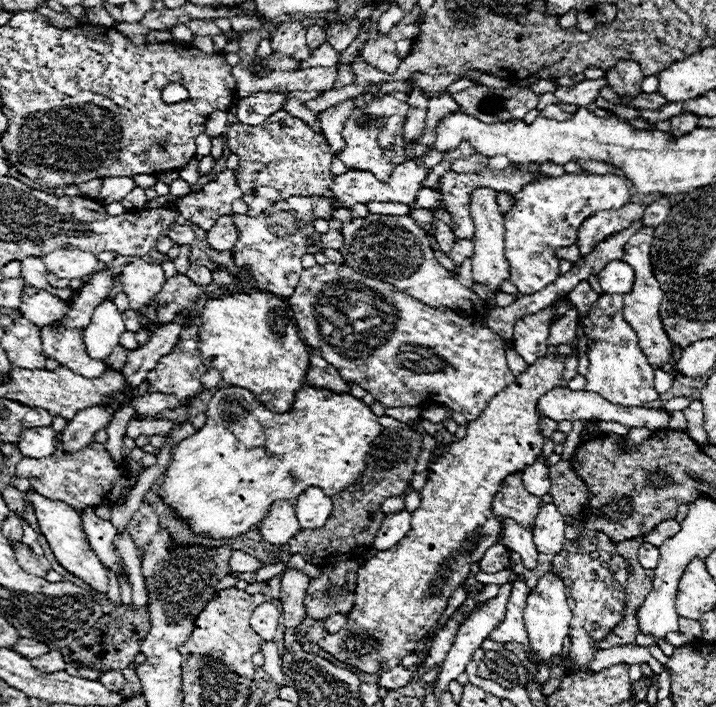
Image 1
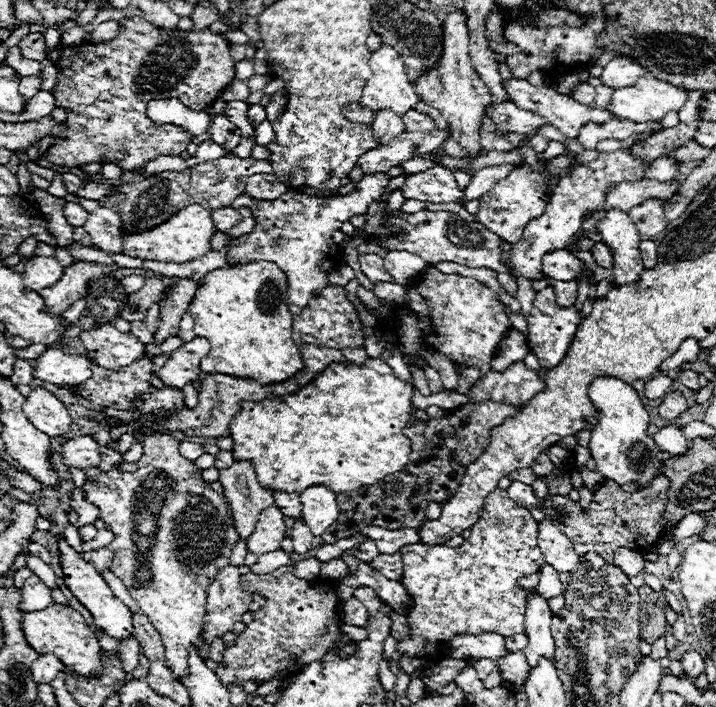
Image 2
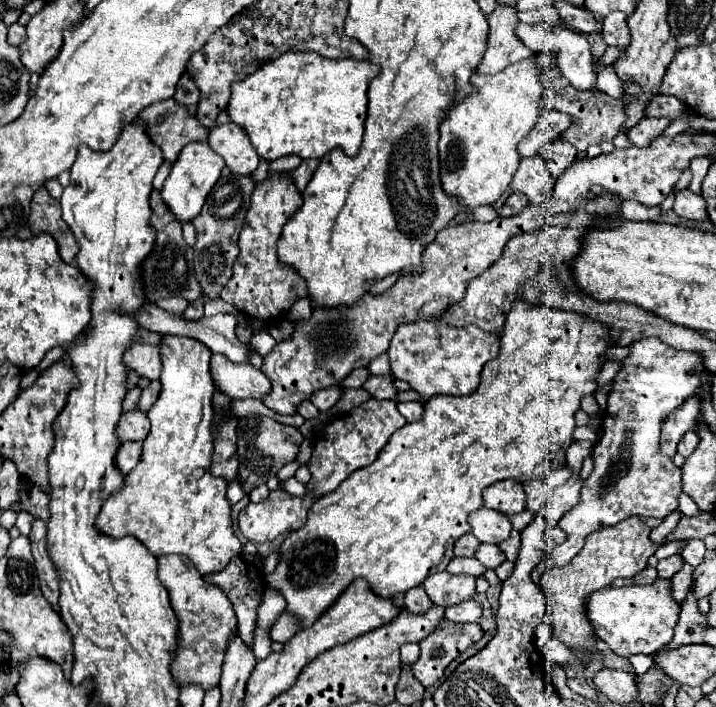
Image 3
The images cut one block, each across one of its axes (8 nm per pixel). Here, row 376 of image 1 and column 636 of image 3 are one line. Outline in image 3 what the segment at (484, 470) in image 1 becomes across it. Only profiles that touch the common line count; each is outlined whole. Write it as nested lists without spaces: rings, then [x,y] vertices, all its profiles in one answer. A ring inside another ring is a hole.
[[[638,516],[626,518],[614,526],[606,526],[590,534],[586,538],[586,546],[566,566],[548,566],[540,588],[546,598],[548,612],[554,618],[552,634],[558,640],[570,648],[584,648],[584,652],[592,652],[596,636],[586,620],[586,614],[582,612],[584,600],[590,592],[610,586],[616,578],[632,578],[646,566],[648,558],[658,550],[658,544],[650,540],[650,530],[652,528],[646,526]]]

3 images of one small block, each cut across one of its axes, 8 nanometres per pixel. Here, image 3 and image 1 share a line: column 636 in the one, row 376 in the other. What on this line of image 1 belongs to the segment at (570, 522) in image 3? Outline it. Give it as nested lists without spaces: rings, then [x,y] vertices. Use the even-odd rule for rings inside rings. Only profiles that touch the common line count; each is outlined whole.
[[[326,262],[306,268],[288,304],[304,342],[320,350],[322,358],[338,368],[342,380],[368,390],[374,400],[386,408],[420,406],[424,400],[434,400],[464,414],[468,420],[476,420],[486,404],[516,380],[506,364],[504,340],[488,328],[482,328],[478,318],[462,318],[454,312],[434,310],[386,282],[354,272],[346,264]]]

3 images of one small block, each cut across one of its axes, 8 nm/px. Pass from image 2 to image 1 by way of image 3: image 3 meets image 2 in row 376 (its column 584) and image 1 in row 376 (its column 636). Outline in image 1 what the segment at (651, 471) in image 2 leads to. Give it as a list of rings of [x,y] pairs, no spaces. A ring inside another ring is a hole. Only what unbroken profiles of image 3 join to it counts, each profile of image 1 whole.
[[[604,294],[594,302],[588,316],[578,314],[578,324],[582,326],[582,332],[586,334],[586,356],[588,356],[588,374],[586,374],[586,392],[598,392],[602,398],[610,400],[612,404],[620,406],[644,406],[658,398],[658,392],[654,390],[654,368],[648,364],[646,356],[638,348],[636,332],[628,326],[628,322],[622,316],[622,298],[604,298]]]

